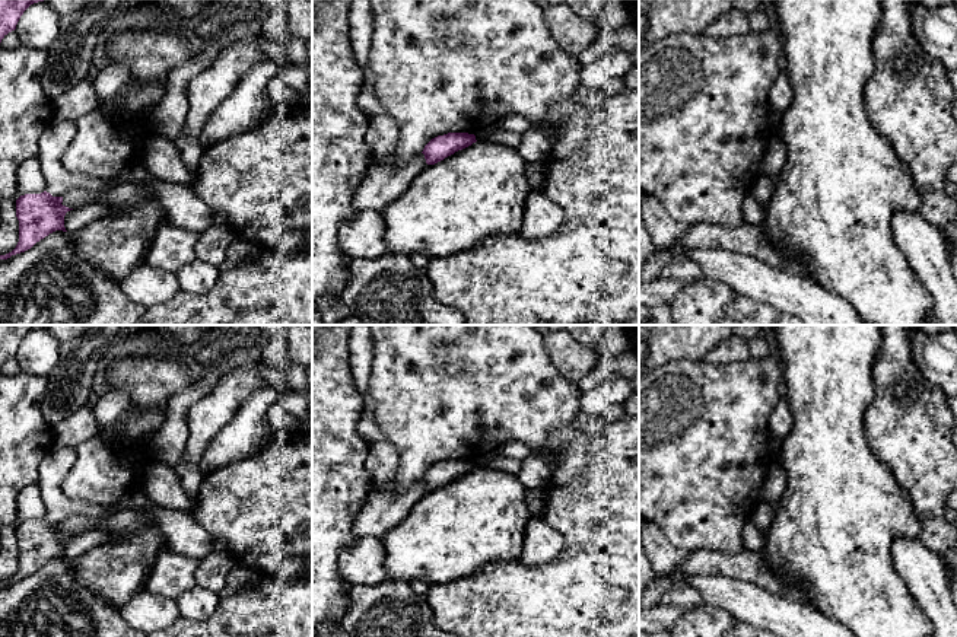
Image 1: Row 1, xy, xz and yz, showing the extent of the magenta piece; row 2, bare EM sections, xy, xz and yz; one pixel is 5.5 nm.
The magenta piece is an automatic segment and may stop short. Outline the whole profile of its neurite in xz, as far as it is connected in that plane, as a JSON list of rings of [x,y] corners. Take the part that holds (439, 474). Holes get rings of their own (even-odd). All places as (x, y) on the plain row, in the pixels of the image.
[[[448,459],[432,465],[423,475],[427,491],[435,491],[445,484],[476,469],[476,462],[468,459]]]

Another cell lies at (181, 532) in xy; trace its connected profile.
[[[54,445],[41,461],[36,485],[45,506],[45,517],[53,523],[82,515],[99,522],[120,510],[149,509],[165,542],[165,548],[200,561],[213,550],[213,536],[190,513],[166,510],[155,506],[144,491],[137,487],[123,496],[114,509],[104,509],[85,500],[70,500],[61,491],[61,482],[76,461],[74,448]]]

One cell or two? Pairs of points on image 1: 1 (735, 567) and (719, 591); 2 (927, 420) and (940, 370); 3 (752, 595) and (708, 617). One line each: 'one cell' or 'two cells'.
1: two cells
2: two cells
3: two cells

